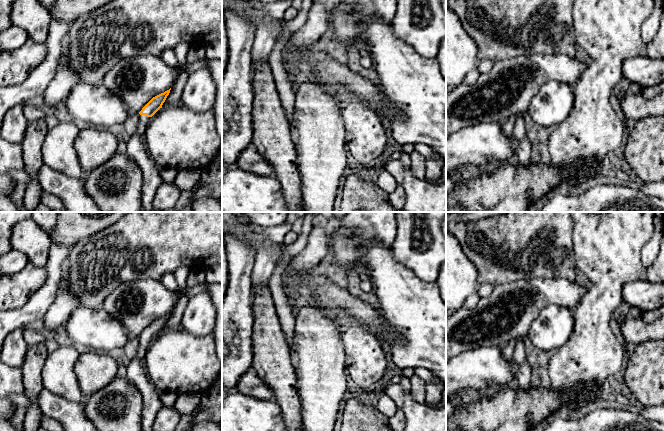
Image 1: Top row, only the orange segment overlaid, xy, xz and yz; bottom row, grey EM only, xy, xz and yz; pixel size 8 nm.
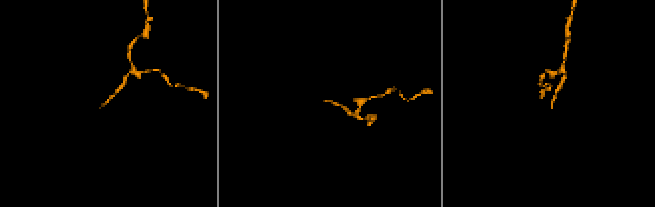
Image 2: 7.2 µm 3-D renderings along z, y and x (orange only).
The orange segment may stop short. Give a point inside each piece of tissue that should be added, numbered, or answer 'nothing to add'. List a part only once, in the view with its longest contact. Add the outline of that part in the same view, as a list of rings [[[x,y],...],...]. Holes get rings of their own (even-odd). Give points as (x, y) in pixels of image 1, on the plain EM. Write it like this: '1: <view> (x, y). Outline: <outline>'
1: xy (136, 374). Outline: [[[140,339],[136,356],[130,361],[126,378],[136,386],[143,397],[142,431],[153,431],[153,422],[163,406],[159,392],[151,384],[144,367],[144,359],[151,341]]]

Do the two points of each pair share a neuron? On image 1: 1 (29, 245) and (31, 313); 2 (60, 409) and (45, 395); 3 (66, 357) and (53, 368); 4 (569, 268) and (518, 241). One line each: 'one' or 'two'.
1: two
2: one
3: one
4: one

